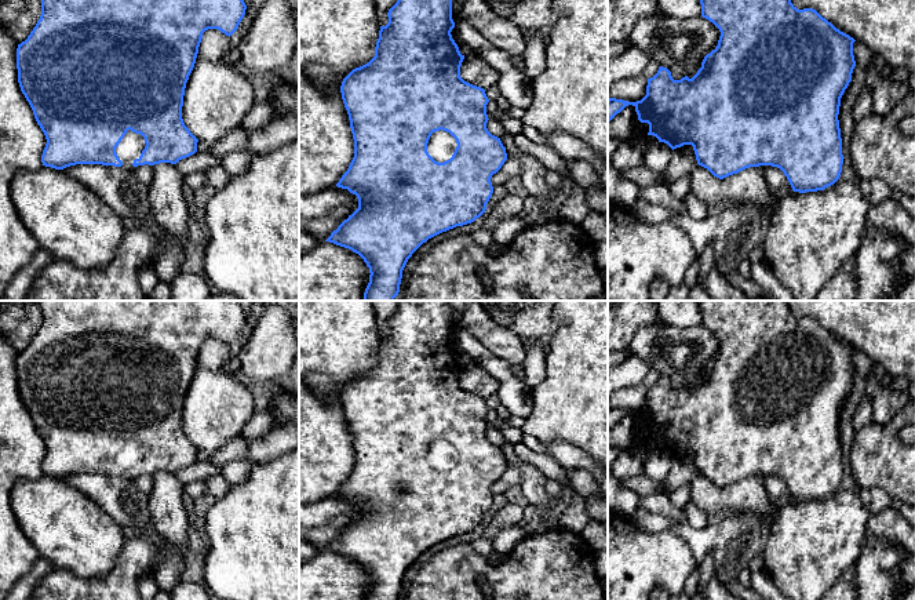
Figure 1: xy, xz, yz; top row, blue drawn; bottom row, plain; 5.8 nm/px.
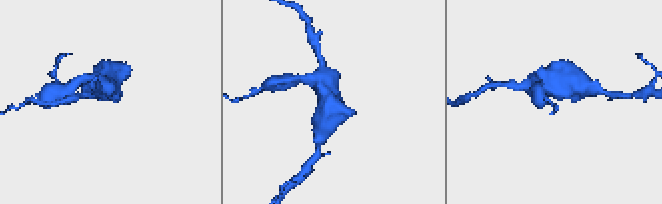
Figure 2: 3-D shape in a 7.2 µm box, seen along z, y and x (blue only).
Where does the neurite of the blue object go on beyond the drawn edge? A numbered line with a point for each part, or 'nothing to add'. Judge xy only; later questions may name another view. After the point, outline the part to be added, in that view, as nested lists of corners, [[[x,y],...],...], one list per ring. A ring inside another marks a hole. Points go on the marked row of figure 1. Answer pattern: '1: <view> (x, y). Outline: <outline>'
1: xy (130, 148). Outline: [[[128,130],[119,146],[116,148],[116,153],[123,161],[121,168],[134,171],[136,167],[134,167],[132,163],[135,159],[139,159],[145,146],[145,138],[141,134],[135,134]]]

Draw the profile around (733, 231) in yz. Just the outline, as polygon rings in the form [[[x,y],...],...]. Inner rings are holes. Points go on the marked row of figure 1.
[[[637,200],[628,210],[648,223],[672,221],[688,234],[696,254],[711,246],[715,269],[722,276],[737,272],[740,262],[762,244],[769,218],[765,206],[754,204],[726,204],[711,210],[701,221],[642,200]]]

